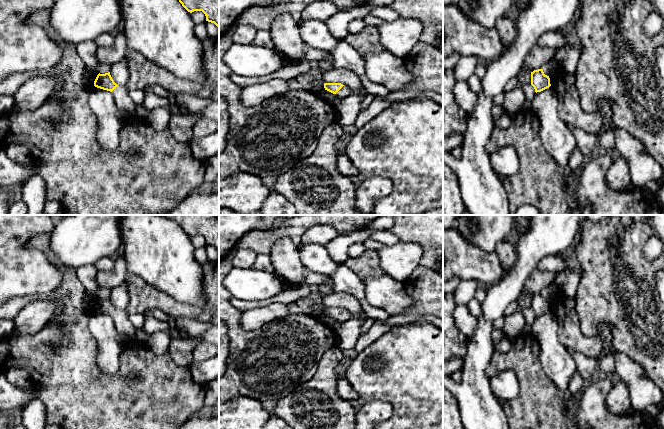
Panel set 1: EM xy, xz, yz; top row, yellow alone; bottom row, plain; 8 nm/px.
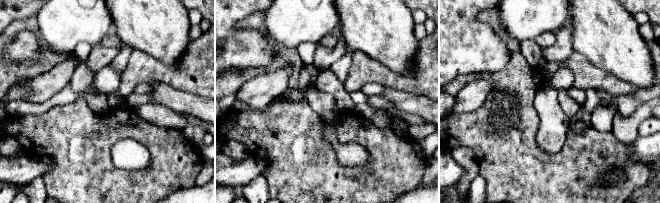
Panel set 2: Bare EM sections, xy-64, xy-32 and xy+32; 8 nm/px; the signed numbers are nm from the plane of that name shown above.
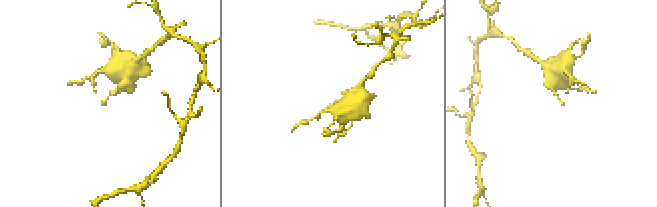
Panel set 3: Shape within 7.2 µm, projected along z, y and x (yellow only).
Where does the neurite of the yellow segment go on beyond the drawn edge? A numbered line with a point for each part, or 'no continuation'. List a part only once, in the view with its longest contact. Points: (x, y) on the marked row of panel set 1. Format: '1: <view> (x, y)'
1: xz (345, 91)

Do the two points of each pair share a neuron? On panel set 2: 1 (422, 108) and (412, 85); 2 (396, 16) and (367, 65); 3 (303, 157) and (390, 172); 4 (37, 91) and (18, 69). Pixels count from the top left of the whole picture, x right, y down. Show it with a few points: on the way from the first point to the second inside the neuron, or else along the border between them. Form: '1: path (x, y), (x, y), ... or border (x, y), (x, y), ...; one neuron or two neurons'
1: border (392, 87), (398, 90), (423, 94), (428, 98); two neurons
2: border (352, 50), (364, 52), (391, 70); two neurons
3: path (325, 172), (368, 176); one neuron
4: border (44, 71), (36, 75); two neurons

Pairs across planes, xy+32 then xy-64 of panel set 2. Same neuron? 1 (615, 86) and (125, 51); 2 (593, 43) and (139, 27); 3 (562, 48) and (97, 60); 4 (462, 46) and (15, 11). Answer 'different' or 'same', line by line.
1: different
2: same
3: same
4: same

